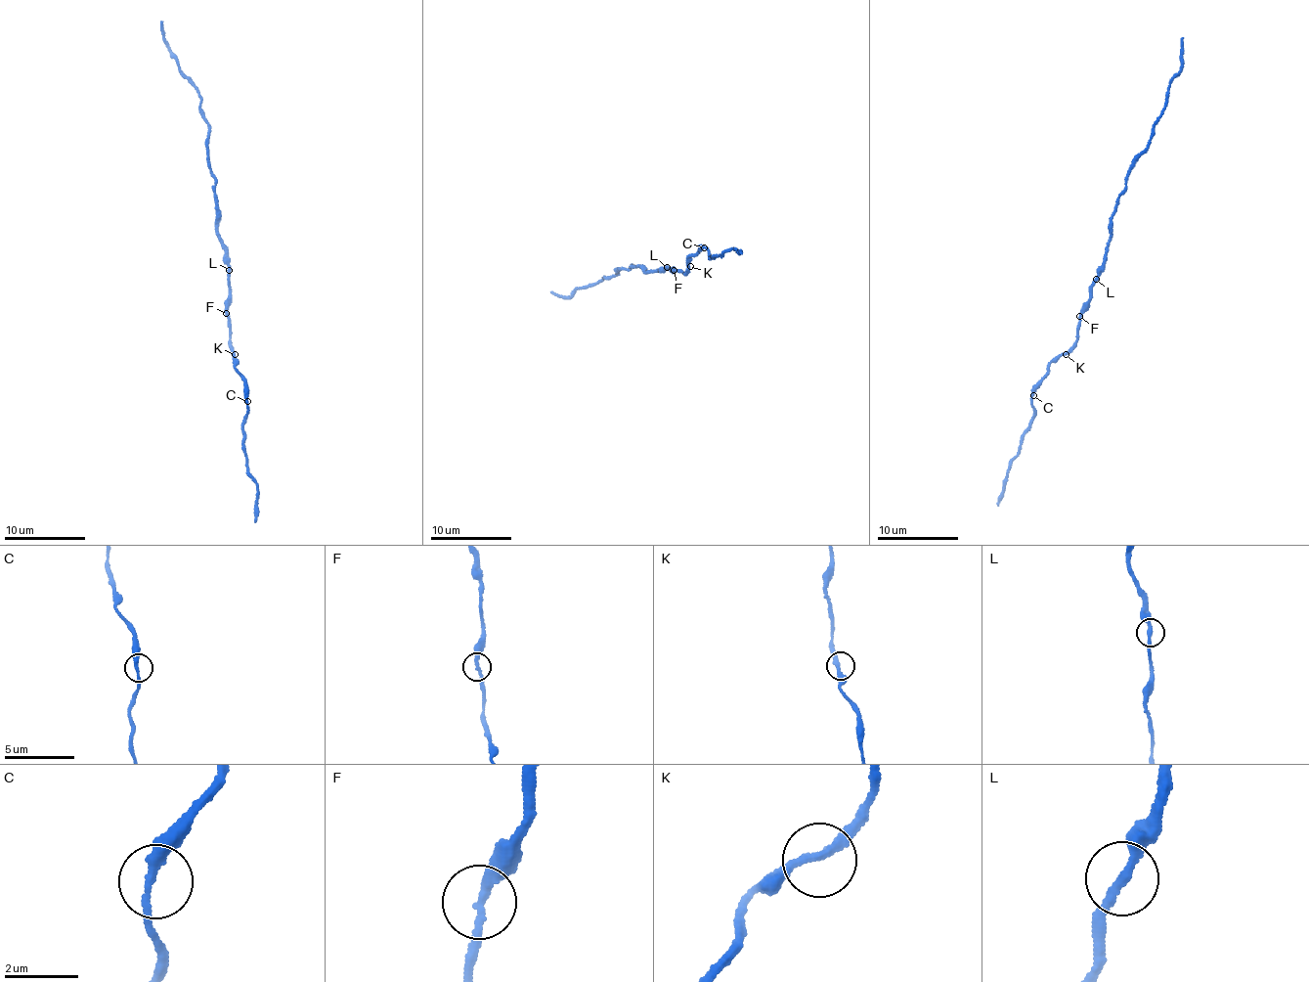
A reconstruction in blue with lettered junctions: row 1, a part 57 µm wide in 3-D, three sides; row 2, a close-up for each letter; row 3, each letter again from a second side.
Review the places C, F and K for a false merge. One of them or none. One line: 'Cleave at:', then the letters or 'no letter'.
Cleave at: no letter

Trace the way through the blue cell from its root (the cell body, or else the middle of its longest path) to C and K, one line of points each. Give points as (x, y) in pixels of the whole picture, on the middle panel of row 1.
C: (667, 267), (684, 275), (689, 268), (688, 257), (704, 247)
K: (667, 267), (684, 275), (690, 266)

